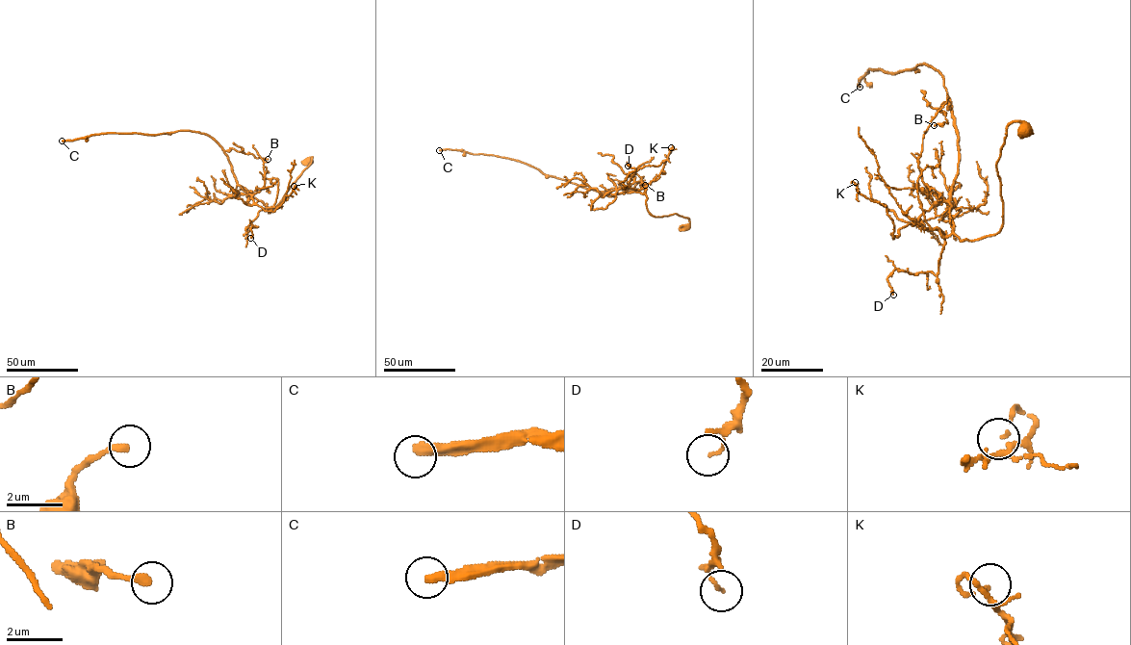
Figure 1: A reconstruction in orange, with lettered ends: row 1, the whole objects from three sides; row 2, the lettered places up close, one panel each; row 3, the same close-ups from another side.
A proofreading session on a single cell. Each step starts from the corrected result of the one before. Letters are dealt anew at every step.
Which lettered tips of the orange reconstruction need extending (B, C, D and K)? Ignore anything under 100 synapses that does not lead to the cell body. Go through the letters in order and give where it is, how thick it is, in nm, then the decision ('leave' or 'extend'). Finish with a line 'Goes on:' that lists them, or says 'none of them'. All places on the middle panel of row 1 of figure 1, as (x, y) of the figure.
B: place (645, 185); calibre 280 nm; leave
C: place (439, 150); calibre 360 nm; extend
D: place (628, 166); calibre 110 nm; leave
K: place (671, 147); calibre 110 nm; leave
Goes on: C

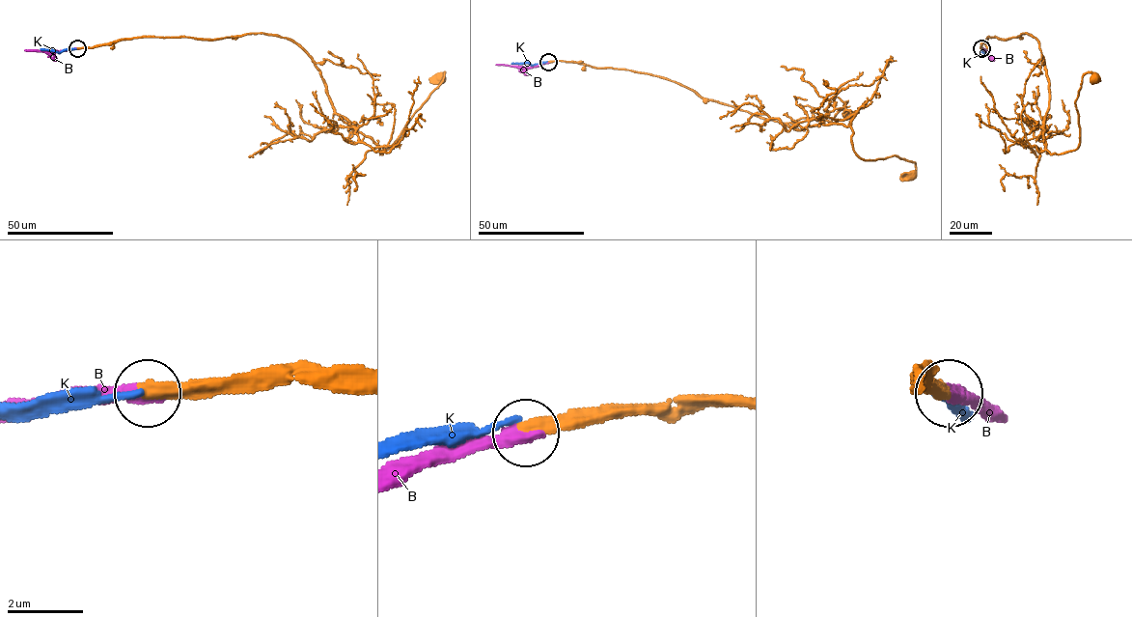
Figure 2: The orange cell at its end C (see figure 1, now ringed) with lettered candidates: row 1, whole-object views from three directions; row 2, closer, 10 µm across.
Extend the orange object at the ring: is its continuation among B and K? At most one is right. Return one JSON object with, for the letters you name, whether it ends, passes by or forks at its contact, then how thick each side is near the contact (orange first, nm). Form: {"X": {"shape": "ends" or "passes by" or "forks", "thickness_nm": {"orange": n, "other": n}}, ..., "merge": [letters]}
{"B": {"shape": "ends", "thickness_nm": {"orange": 400, "other": 360}}, "merge": ["B"]}

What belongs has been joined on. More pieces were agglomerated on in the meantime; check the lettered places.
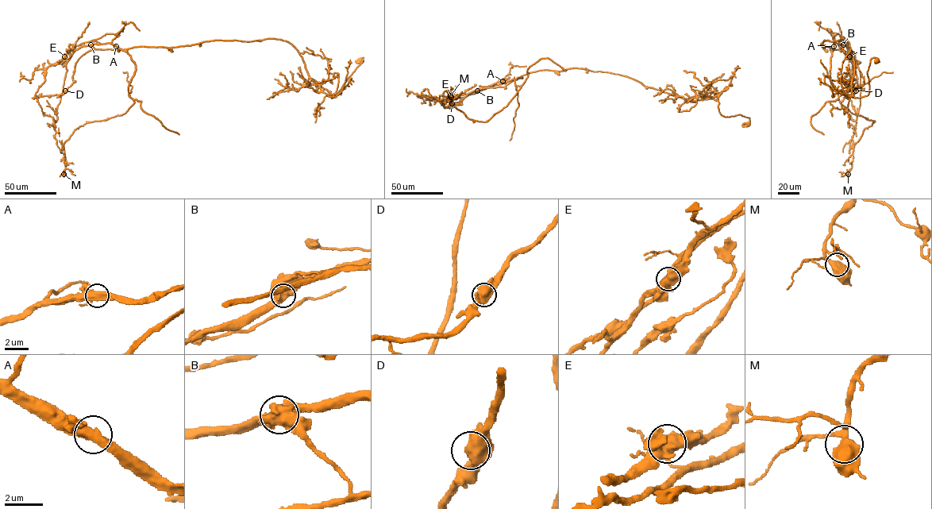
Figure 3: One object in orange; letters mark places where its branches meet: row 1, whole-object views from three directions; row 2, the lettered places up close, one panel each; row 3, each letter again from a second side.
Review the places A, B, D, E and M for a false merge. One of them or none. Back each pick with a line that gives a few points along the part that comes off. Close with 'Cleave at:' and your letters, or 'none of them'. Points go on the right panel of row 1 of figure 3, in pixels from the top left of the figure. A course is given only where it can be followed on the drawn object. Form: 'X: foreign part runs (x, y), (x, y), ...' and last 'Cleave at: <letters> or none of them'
B: foreign part runs (843, 44), (835, 43), (832, 52), (831, 84), (852, 113), (874, 121), (854, 145), (848, 173), (839, 171)
Cleave at: B

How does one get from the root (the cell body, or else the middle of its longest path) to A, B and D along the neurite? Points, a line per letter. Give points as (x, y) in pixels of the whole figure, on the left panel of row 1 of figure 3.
A: (360, 60), (331, 98), (309, 77), (298, 51), (280, 39), (118, 50), (92, 44), (116, 46)
B: (360, 60), (331, 98), (309, 77), (298, 51), (280, 39), (118, 50), (90, 44)
D: (360, 60), (331, 98), (309, 77), (298, 51), (280, 39), (95, 49), (78, 59), (65, 90)

